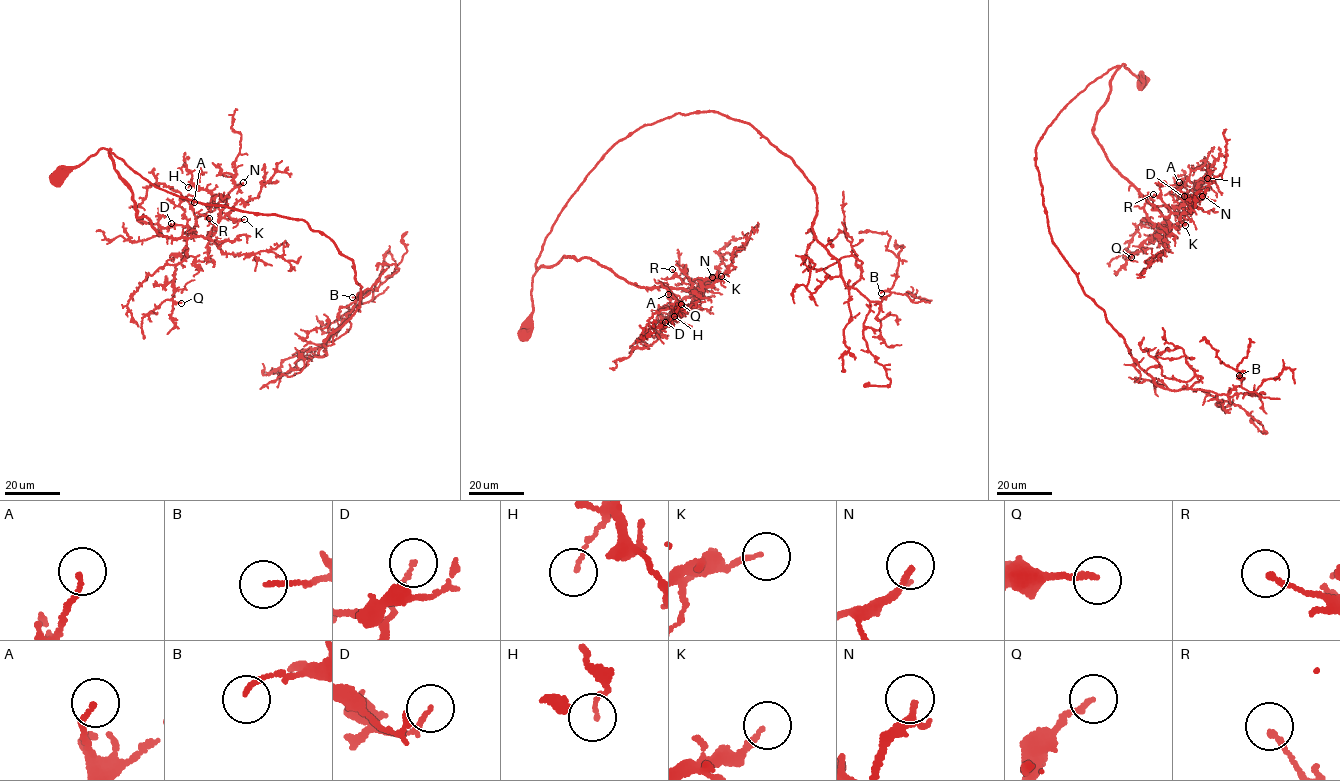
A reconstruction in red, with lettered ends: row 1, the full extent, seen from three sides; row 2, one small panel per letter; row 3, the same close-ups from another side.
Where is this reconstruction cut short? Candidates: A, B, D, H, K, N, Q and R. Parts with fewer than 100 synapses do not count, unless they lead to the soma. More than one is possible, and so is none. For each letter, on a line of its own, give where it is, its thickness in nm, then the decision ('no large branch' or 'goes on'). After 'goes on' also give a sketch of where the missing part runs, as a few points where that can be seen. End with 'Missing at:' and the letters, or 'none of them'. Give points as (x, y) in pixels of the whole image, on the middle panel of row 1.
A: (668, 294) | 110 nm | no large branch
B: (881, 293) | 120 nm | no large branch
D: (665, 322) | 110 nm | no large branch
H: (674, 316) | 90 nm | no large branch
K: (721, 276) | 150 nm | goes on | (721, 276), (725, 267), (741, 256), (740, 231), (744, 231)
N: (712, 277) | 120 nm | goes on | (712, 277), (715, 272), (705, 264), (711, 252), (714, 256)
Q: (681, 304) | 160 nm | goes on
R: (672, 269) | 150 nm | no large branch
Missing at: K, N, Q

